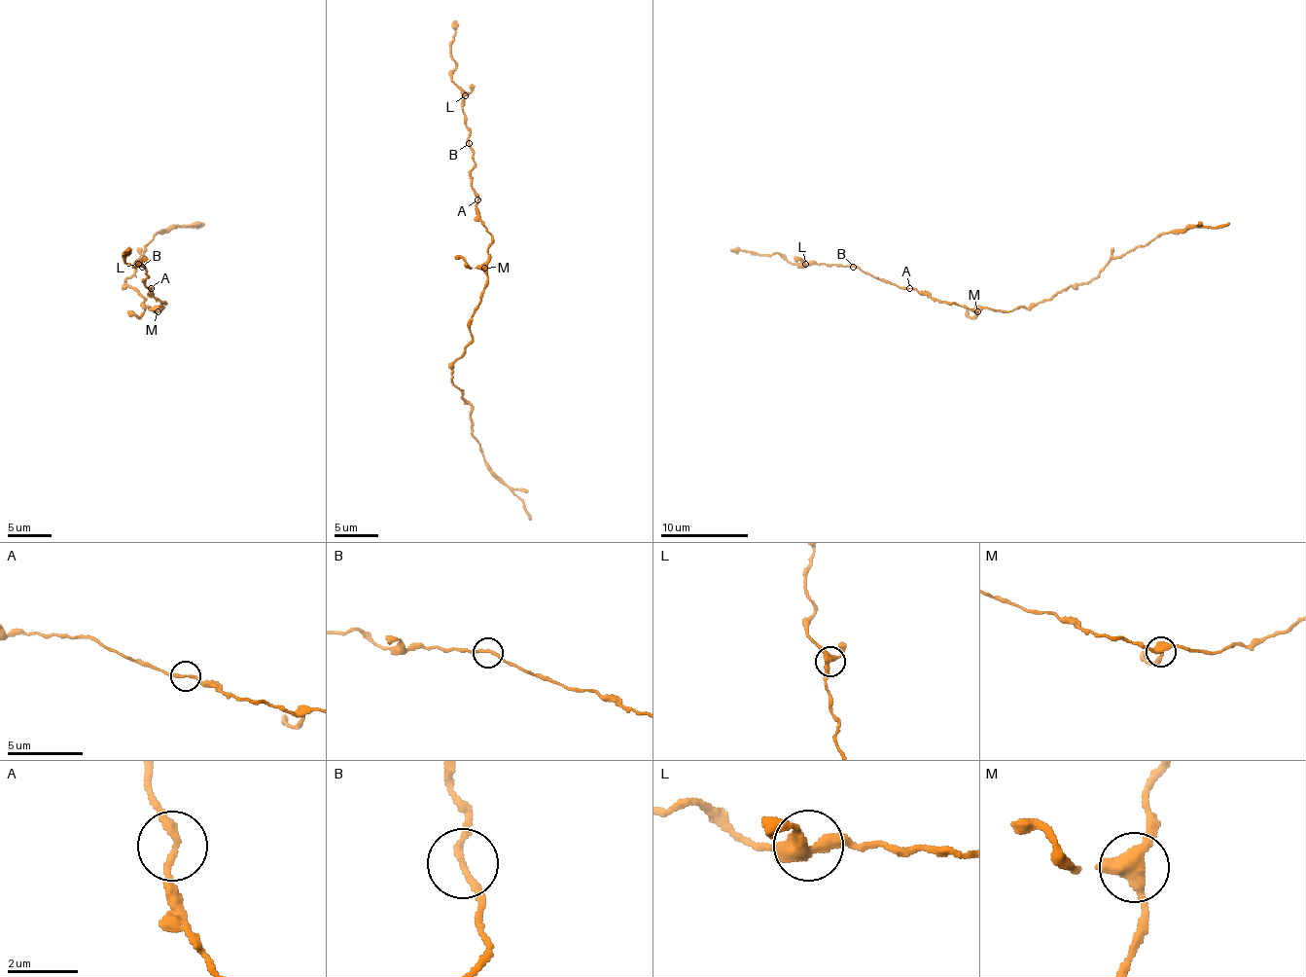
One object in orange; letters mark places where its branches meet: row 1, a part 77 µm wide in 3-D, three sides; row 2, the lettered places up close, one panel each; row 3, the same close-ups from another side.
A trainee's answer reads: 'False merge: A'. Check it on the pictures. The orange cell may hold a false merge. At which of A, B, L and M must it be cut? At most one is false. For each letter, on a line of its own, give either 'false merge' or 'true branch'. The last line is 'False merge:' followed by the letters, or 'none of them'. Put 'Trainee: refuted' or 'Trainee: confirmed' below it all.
A: true branch
B: true branch
L: true branch
M: true branch
False merge: none of them
Trainee: refuted

